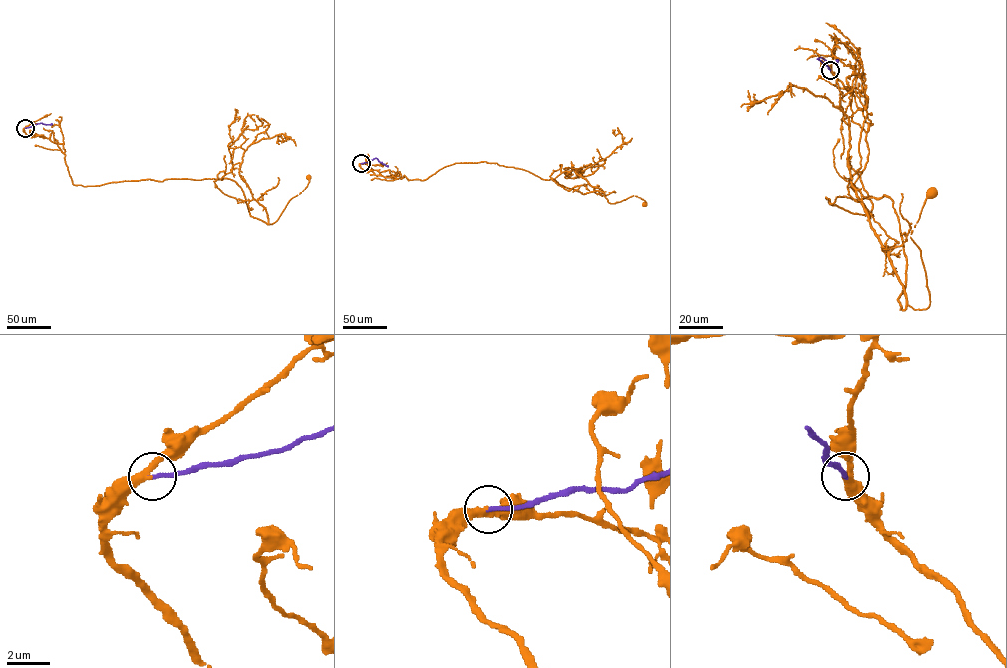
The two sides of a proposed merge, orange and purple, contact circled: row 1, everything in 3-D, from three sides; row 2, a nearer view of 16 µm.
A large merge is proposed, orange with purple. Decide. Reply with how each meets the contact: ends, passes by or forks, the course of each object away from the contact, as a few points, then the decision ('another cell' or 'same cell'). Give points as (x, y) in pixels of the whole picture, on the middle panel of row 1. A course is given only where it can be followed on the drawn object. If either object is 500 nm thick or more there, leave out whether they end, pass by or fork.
orange passes by | purple ends | orange via (361, 163), (422, 180), (455, 163), (497, 163), (582, 194), (601, 191), (610, 203), (633, 195), (645, 204) | purple via (361, 163), (376, 158), (388, 166) | same cell

